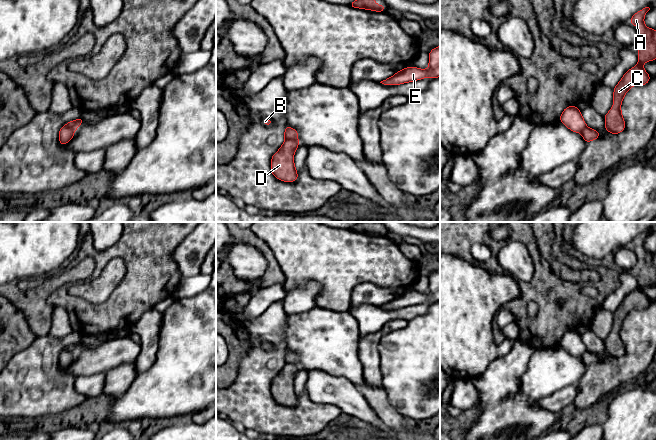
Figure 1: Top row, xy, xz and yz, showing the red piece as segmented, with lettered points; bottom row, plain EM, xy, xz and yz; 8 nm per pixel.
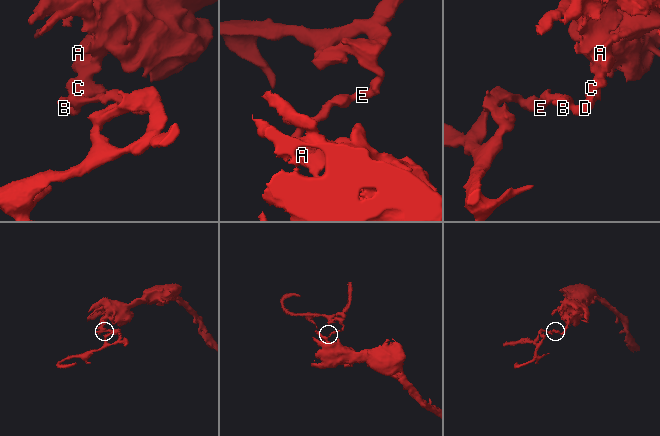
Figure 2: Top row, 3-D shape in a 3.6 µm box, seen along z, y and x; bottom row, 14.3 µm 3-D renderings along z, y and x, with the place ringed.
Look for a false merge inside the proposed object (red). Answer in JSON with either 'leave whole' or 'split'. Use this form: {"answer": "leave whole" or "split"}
{"answer": "split"}

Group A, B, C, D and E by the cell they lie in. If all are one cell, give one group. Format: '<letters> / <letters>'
A C D / B E

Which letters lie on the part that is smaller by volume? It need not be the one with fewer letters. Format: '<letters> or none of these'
B, E

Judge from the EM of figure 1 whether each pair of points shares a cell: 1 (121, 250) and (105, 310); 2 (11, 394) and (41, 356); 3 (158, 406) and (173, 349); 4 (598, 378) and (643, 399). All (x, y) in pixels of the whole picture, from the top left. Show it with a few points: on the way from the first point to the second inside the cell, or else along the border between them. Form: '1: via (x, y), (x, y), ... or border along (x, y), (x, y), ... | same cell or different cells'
1: via (131, 265), (131, 285), (120, 296) | same cell
2: via (20, 385), (38, 365) | same cell
3: via (163, 392), (173, 382), (173, 363) | same cell
4: border along (620, 388), (617, 391) | different cells

